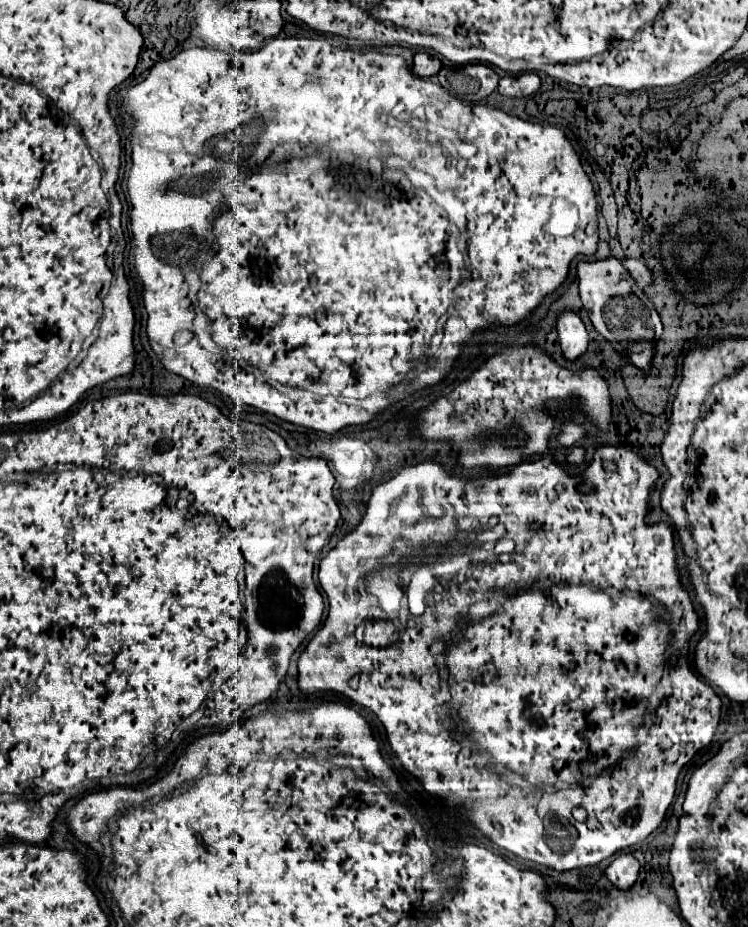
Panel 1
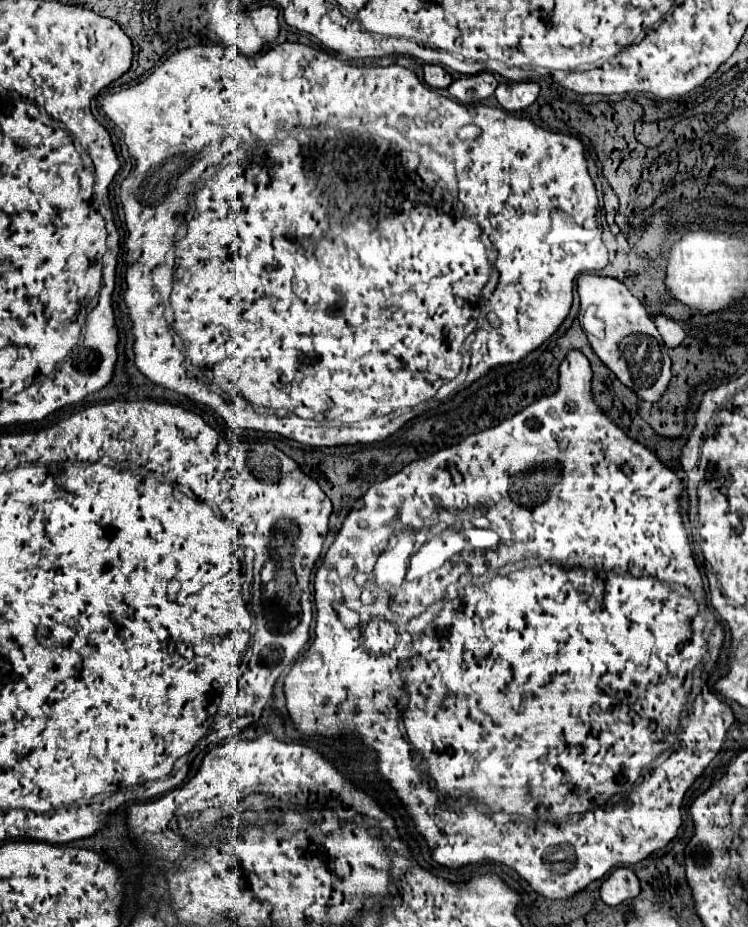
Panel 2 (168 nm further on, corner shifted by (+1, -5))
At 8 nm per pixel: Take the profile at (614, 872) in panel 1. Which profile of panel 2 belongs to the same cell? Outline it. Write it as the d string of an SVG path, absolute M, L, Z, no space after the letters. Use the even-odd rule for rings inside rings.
M616 868L600 886L600 898L608 906L618 906L624 900L630 900L640 894L640 882L634 870Z

